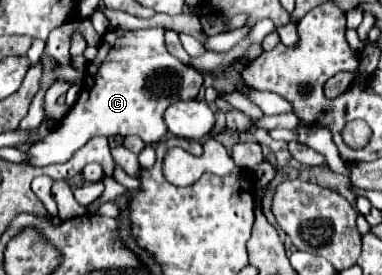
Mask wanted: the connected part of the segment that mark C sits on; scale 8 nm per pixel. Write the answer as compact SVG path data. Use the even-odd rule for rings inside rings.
M162 26L142 30L108 30L100 40L98 56L86 68L78 102L58 122L56 130L48 132L40 144L34 144L30 148L28 164L42 168L48 164L66 162L94 136L134 134L140 136L146 144L158 144L166 134L162 120L166 106L178 100L196 98L202 86L202 74L198 70L184 66L178 58L168 54L164 32L166 30Z

